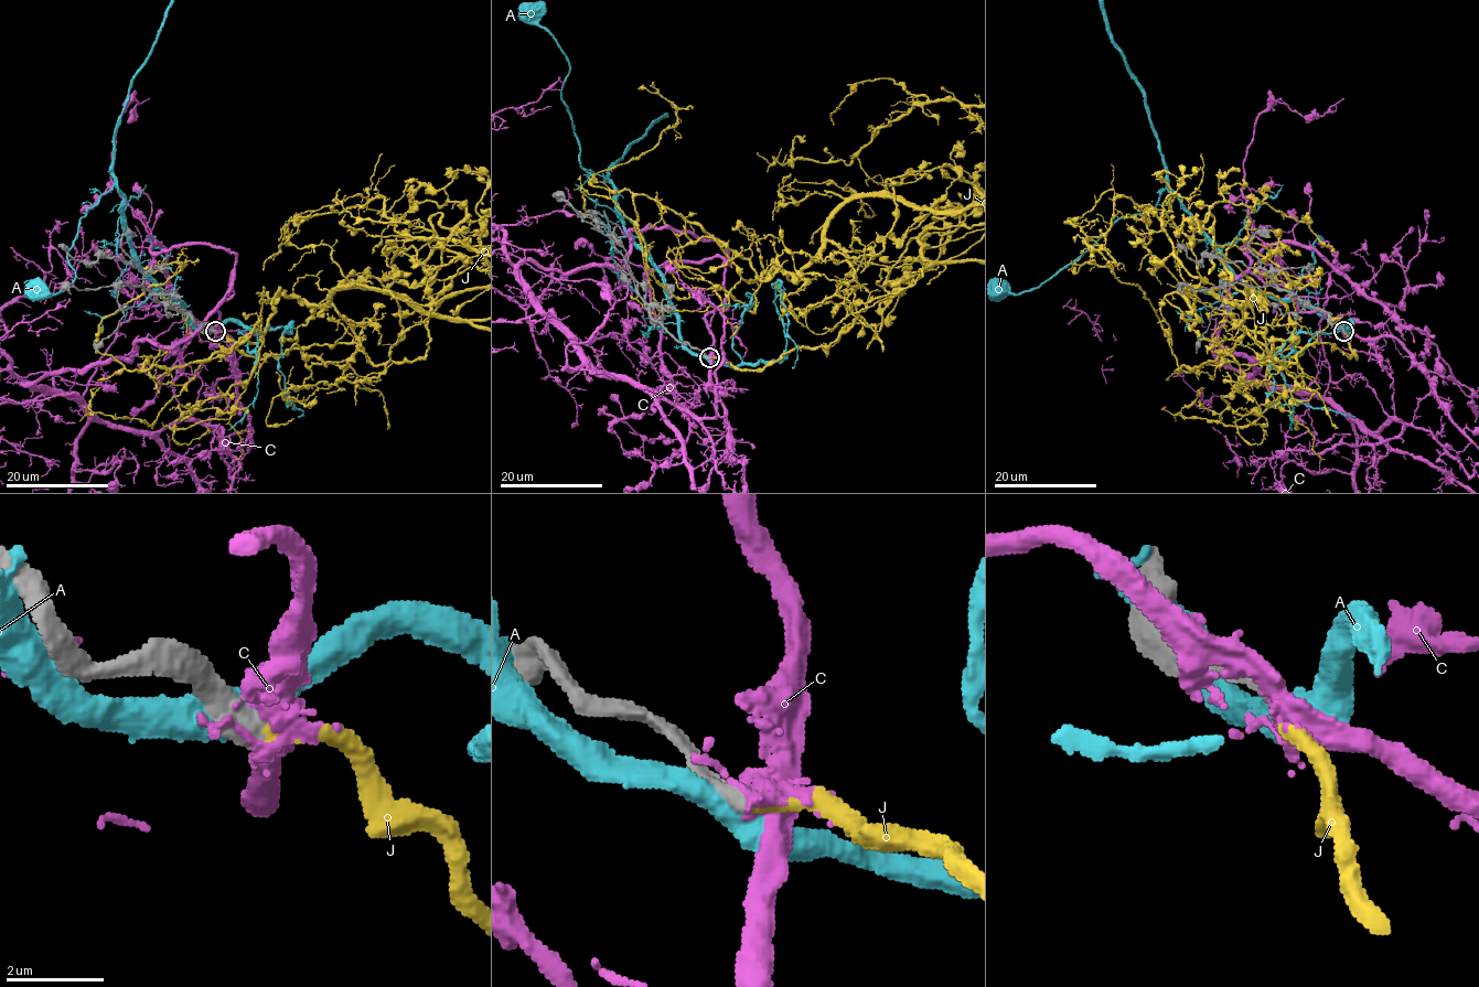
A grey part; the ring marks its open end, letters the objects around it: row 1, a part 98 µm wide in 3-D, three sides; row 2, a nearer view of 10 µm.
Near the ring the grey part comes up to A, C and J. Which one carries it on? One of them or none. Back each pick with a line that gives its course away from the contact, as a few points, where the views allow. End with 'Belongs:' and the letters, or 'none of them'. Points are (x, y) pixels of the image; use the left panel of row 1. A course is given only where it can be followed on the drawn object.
Belongs: J

